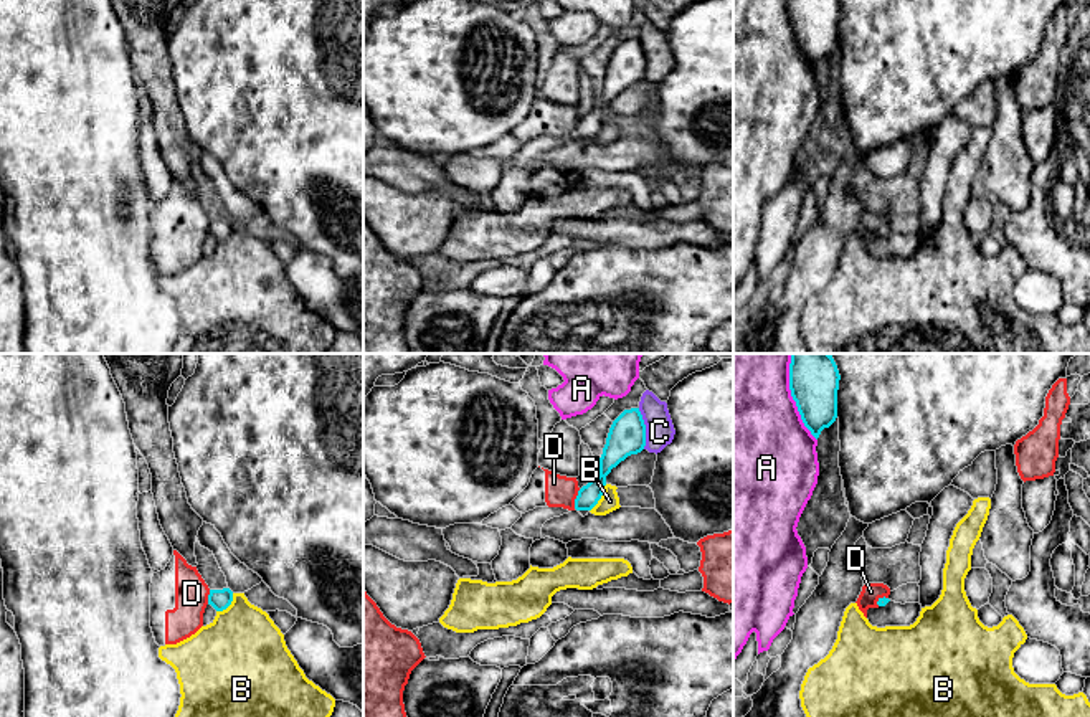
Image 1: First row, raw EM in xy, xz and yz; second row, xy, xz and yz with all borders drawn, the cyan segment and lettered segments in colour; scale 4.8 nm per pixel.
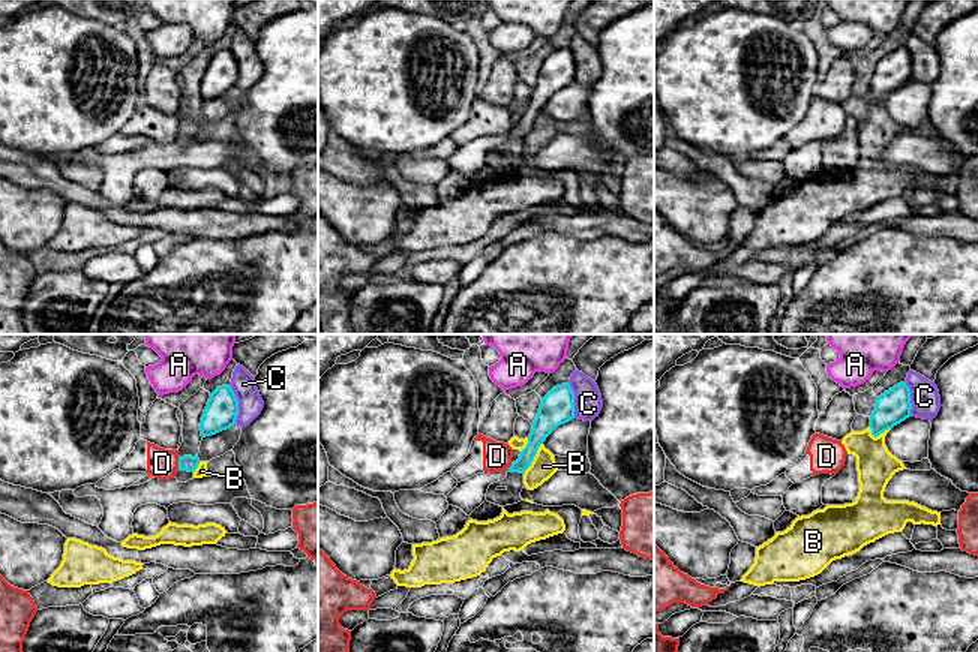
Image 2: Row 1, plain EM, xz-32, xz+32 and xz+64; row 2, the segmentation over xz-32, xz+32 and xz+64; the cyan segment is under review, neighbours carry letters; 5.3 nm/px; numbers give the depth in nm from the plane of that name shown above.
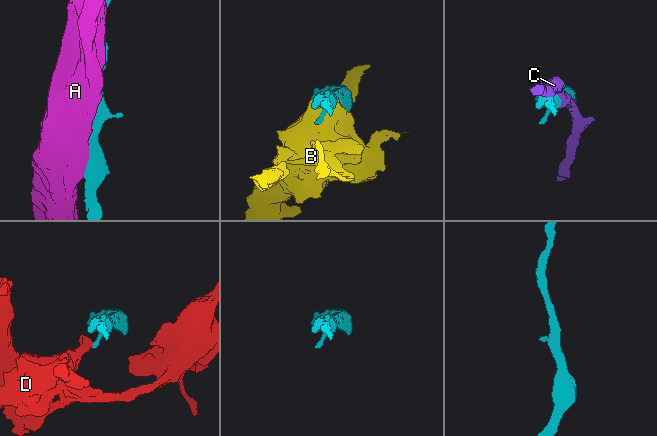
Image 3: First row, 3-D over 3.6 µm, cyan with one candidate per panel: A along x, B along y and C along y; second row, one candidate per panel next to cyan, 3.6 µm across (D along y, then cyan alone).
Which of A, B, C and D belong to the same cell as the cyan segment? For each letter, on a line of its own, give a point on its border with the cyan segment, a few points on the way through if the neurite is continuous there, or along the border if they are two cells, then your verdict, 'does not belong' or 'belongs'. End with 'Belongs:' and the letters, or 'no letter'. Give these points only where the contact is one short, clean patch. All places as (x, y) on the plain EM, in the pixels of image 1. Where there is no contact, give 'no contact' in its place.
A: contact yz (796, 35); does not belong
B: contact xz (600, 128); does not belong
C: contact xz (644, 58); does not belong
D: contact xz (575, 129); border xz (580, 119), (573, 137); does not belong
Belongs: no letter

